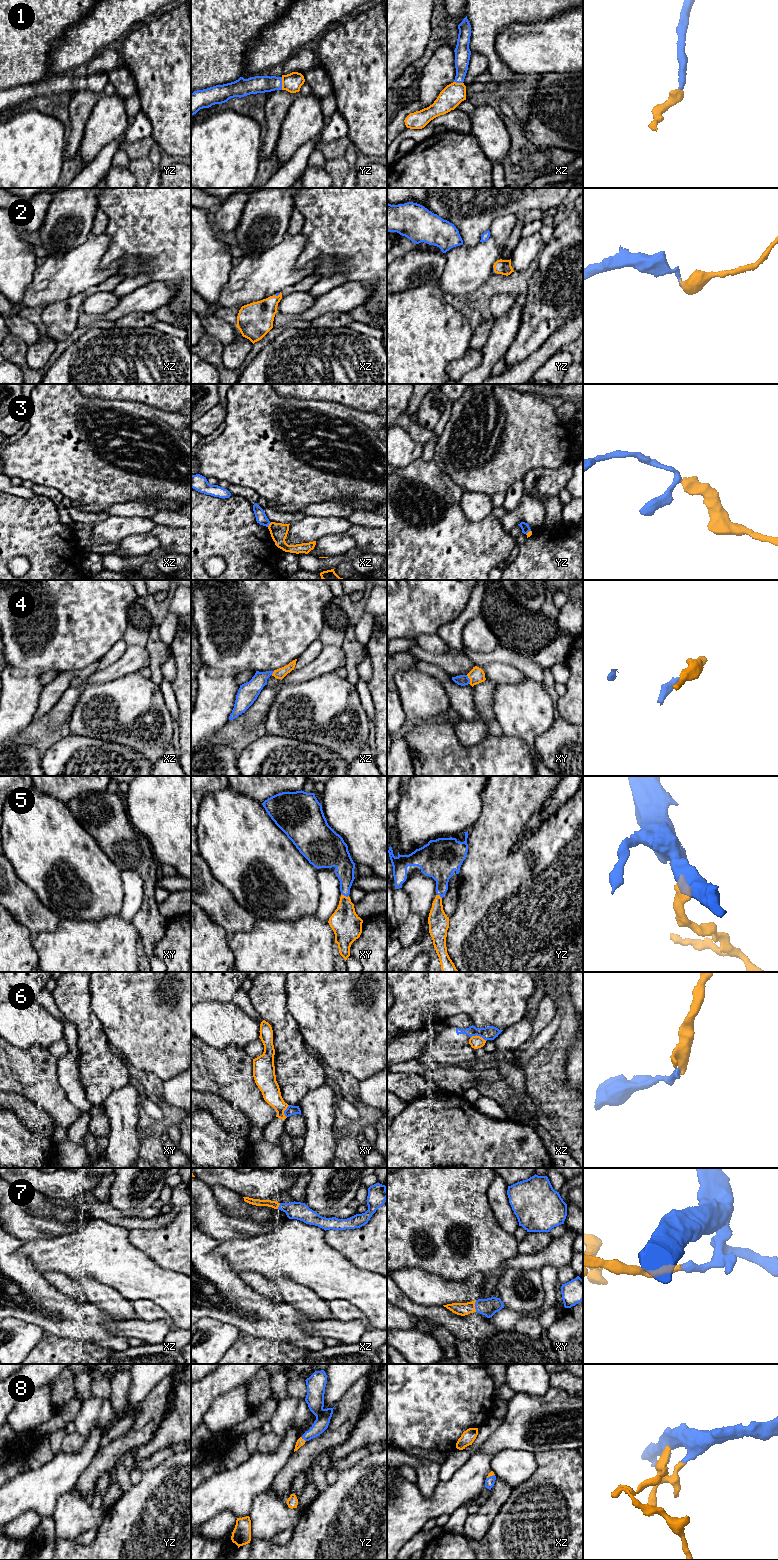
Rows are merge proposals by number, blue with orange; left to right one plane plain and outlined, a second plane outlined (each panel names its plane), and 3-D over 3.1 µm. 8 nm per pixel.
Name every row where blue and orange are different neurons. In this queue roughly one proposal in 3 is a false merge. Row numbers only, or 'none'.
3, 6

